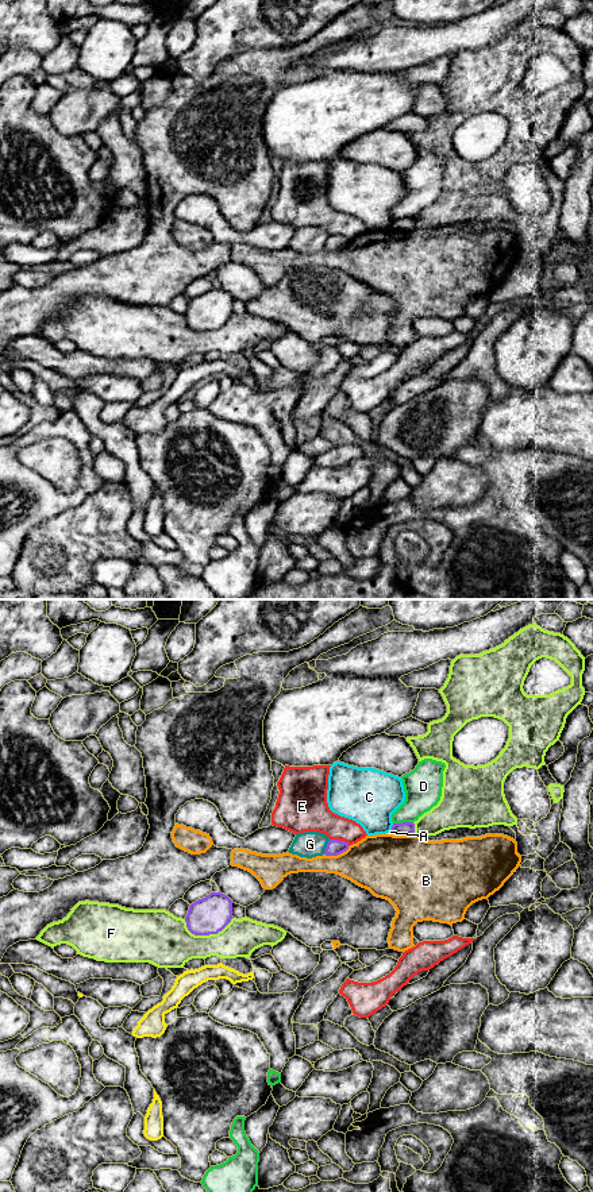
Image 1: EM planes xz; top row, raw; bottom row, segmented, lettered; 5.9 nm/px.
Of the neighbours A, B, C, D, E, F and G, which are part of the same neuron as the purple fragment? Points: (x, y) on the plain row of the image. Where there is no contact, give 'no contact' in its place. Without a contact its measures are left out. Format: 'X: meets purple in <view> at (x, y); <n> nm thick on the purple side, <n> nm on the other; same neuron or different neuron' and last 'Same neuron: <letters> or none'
A: meets purple in xz at (393, 226); 80 nm thick on the purple side, 20 nm on the other; different neuron
B: meets purple in xz at (337, 250); 90 nm thick on the purple side, 340 nm on the other; different neuron
C: meets purple in xz at (392, 222); 80 nm thick on the purple side, 340 nm on the other; different neuron
D: meets purple in xz at (403, 218); 80 nm thick on the purple side, 220 nm on the other; different neuron
E: meets purple in xz at (338, 235); 90 nm thick on the purple side, 240 nm on the other; different neuron
F: meets purple in xz at (207, 330); 220 nm thick on the purple side, 300 nm on the other; different neuron
G: meets purple in xz at (327, 242); 90 nm thick on the purple side, 160 nm on the other; different neuron
Same neuron: none

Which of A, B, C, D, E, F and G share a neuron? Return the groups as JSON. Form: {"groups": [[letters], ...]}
{"groups": [["A"], ["B"], ["C"], ["D"], ["E"], ["F"], ["G"]]}

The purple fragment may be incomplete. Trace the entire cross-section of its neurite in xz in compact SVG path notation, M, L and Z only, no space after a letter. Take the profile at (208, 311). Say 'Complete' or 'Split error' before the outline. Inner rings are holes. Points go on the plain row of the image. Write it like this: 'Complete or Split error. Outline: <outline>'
Complete. Outline: M211 288L189 301L185 312L188 325L195 331L209 331L222 327L234 313L232 296L219 288Z

